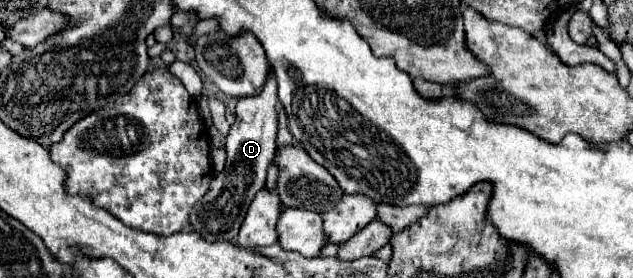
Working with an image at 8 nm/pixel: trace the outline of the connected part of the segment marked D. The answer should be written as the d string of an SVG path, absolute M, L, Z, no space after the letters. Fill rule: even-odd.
M270 72L270 78L266 78L266 86L262 88L262 94L240 98L236 104L236 122L230 126L228 138L226 138L226 166L222 174L216 174L210 182L210 190L192 208L190 222L194 230L210 240L234 240L240 224L246 216L246 210L250 202L254 200L256 192L260 192L266 184L266 170L276 154L276 126L278 126L278 112L276 112L276 78L274 72Z

